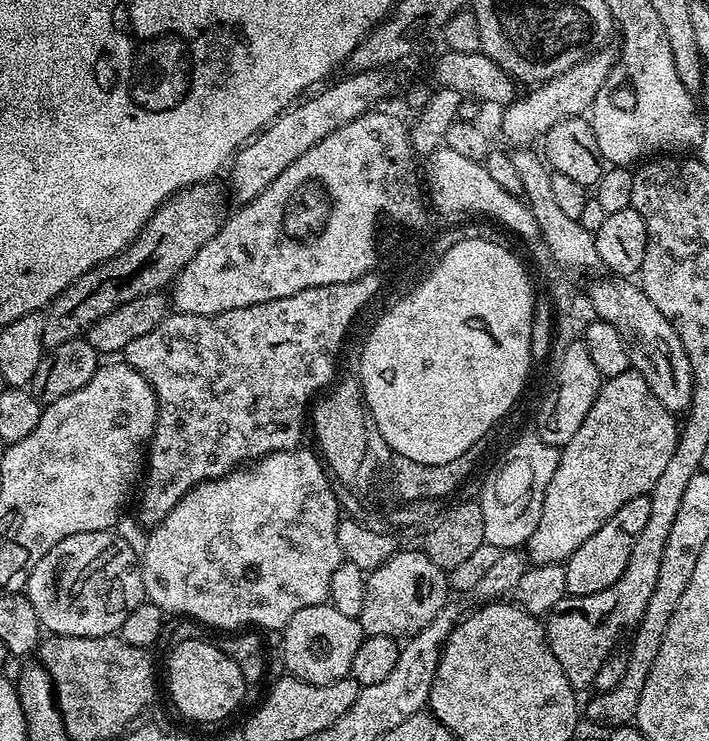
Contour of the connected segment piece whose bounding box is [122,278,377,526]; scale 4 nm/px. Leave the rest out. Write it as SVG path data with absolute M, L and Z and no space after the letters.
M371 278L364 279L363 283L314 286L310 290L298 290L298 294L290 294L290 298L278 298L238 310L226 310L222 314L213 316L195 316L173 311L162 323L154 326L150 334L142 334L142 338L134 338L134 342L130 342L130 346L124 348L123 363L129 364L134 370L138 370L142 378L146 378L158 402L156 429L152 435L152 443L146 449L146 475L139 489L141 492L138 519L141 524L154 526L162 522L162 518L166 518L166 514L170 514L170 510L178 506L178 502L195 484L201 484L204 480L216 480L228 472L233 472L236 468L255 462L262 456L270 455L271 452L287 452L288 449L295 448L301 443L300 435L306 432L306 417L309 415L310 405L317 394L323 393L333 383L332 375L336 372L336 355L340 352L340 343L343 342L352 319L354 322L365 305L371 301L370 294L376 288L376 284L376 279Z

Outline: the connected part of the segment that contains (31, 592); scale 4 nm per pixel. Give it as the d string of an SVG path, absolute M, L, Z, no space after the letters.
M116 530L70 534L70 538L62 538L62 542L58 542L58 546L34 566L26 595L34 606L34 614L38 614L41 629L58 636L111 636L119 633L130 612L146 600L136 552L126 546Z

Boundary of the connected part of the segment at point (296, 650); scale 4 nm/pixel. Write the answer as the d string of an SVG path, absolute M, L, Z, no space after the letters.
M327 602L298 610L298 614L294 614L282 629L282 636L287 671L297 680L322 685L343 680L351 673L354 654L365 638L359 619L346 618L346 614L334 610L334 606Z

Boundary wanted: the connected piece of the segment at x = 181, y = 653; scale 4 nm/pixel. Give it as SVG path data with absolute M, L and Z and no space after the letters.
M184 640L172 652L168 660L168 692L172 695L172 704L188 720L197 720L200 724L212 724L215 720L224 720L244 700L246 685L242 670L224 653L219 643L207 644L204 640Z

